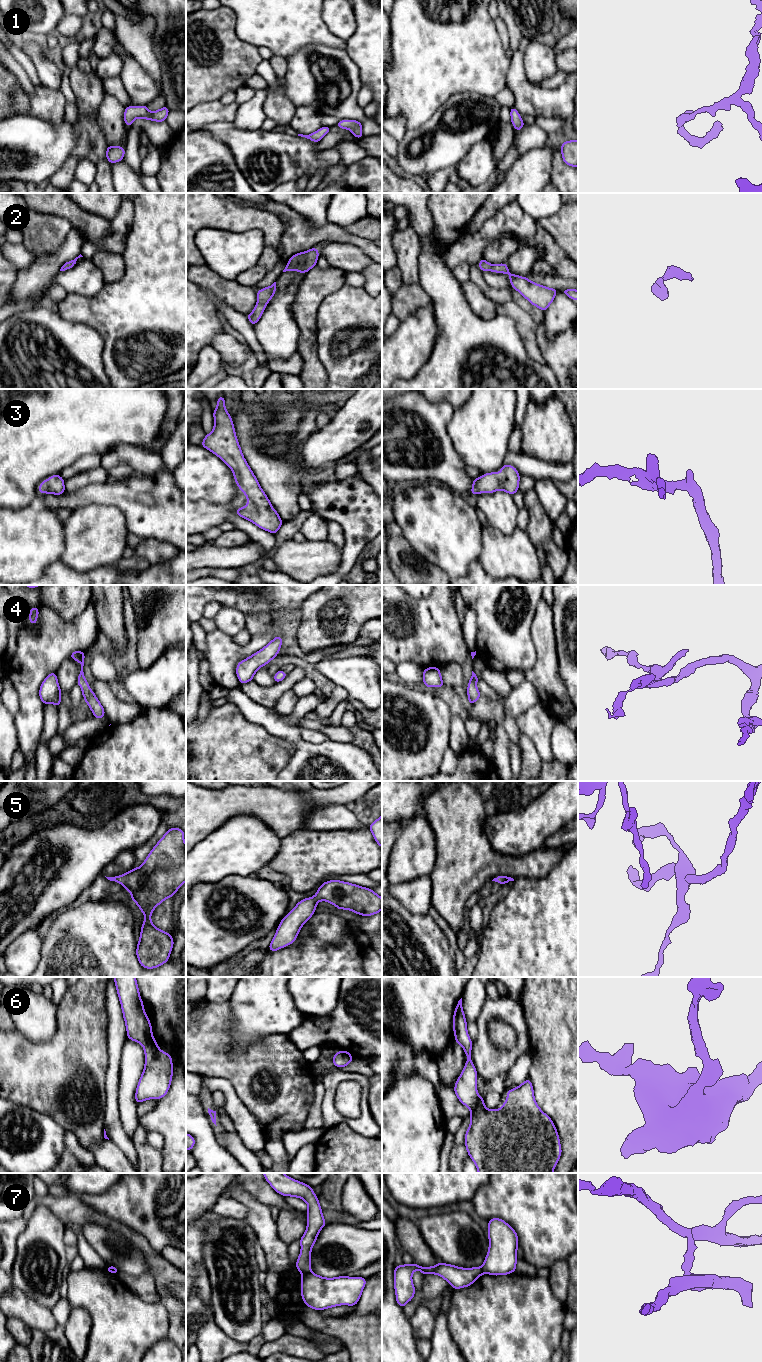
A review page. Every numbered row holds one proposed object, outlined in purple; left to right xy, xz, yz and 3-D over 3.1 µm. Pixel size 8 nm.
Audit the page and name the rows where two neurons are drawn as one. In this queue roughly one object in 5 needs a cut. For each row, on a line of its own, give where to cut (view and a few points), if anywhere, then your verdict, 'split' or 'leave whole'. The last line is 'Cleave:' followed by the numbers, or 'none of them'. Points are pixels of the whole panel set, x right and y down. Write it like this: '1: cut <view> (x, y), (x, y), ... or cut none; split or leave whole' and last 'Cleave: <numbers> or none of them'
1: cut none; leave whole
2: cut none; leave whole
3: cut none; leave whole
4: cut none; leave whole
5: cut none; leave whole
6: cut none; leave whole
7: cut xz (310, 1271), (303, 1274); split
Cleave: 7

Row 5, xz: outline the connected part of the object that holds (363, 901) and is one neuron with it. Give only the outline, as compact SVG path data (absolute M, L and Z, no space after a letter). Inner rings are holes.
M340 880L324 882L314 897L299 901L282 918L268 947L271 952L286 947L296 940L301 927L315 913L319 900L333 904L338 910L347 909L361 916L371 916L382 910L382 898L369 888Z

